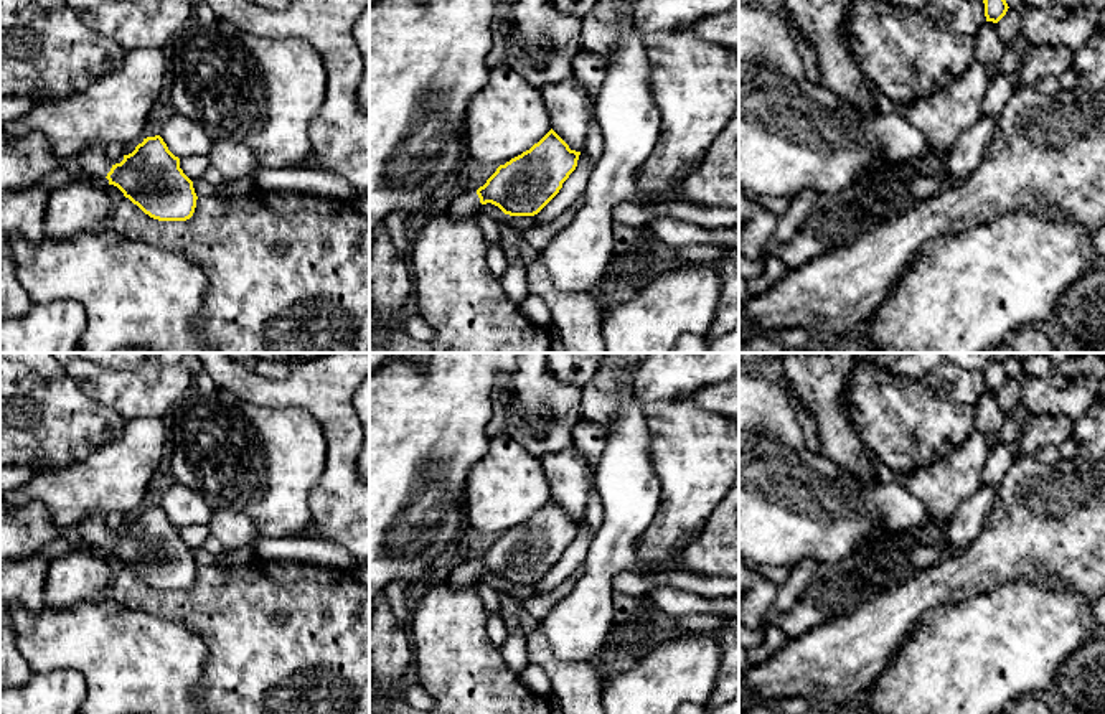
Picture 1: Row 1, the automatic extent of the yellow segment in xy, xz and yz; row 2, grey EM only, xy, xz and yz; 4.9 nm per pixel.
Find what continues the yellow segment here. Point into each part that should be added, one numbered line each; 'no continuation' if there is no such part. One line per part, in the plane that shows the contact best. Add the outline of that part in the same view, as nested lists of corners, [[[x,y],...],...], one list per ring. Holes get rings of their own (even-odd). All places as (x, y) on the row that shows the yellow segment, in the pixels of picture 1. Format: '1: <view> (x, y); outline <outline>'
1: xz (467, 205); outline [[[467,190],[450,201],[447,214],[455,221],[475,219],[480,214],[480,208],[477,190]]]

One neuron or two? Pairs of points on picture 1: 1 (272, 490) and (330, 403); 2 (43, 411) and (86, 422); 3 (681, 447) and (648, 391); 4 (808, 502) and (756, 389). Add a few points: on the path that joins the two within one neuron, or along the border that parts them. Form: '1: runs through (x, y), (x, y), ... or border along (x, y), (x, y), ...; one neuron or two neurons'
1: border along (282, 406), (314, 418), (327, 460); two neurons
2: runs through (53, 421), (76, 422); one neuron
3: border along (691, 398), (657, 399), (645, 404); two neurons
4: runs through (780, 474), (756, 449), (756, 418); one neuron

